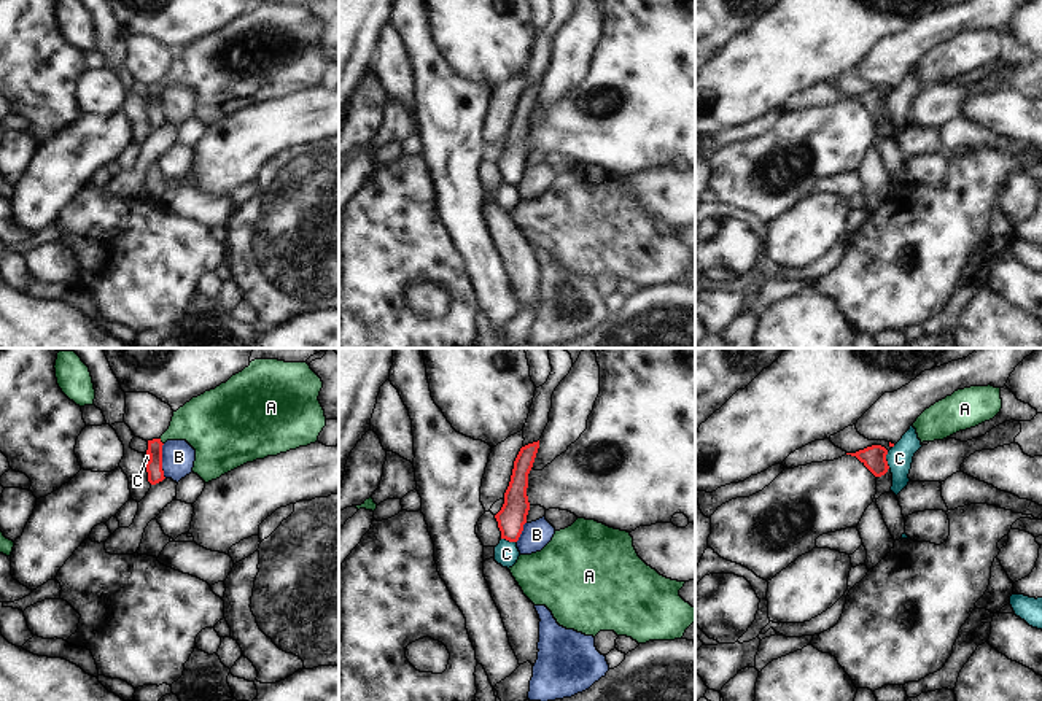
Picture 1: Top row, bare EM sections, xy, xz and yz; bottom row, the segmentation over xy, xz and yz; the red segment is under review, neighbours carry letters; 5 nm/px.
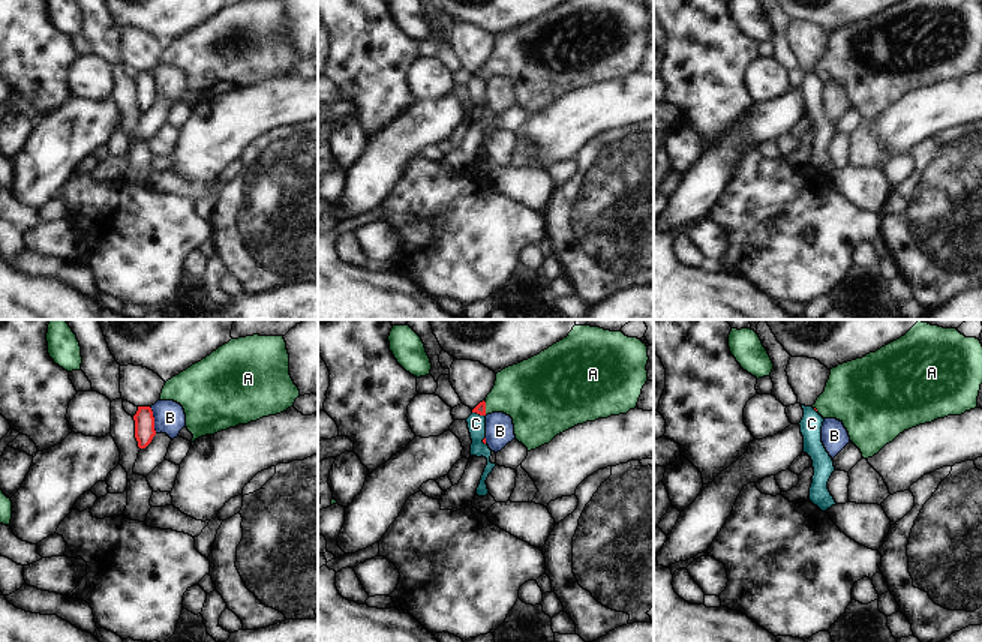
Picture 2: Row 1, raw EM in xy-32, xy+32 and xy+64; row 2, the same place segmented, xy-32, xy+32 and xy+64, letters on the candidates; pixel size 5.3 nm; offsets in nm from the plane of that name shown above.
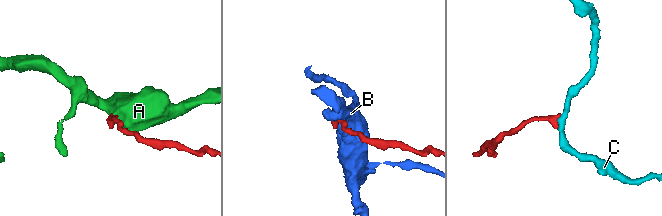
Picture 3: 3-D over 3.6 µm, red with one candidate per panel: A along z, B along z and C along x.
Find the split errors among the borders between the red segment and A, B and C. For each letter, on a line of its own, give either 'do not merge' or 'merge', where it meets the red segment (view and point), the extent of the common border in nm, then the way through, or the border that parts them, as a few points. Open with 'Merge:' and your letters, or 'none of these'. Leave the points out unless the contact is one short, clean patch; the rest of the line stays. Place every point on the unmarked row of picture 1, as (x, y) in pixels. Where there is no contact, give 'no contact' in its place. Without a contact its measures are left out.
Merge: A
A: merge; meets red in xy at (161, 86); contact 40 nm long; runs through xy (155, 115), (155, 92), (161, 86), (188, 67), (206, 65)
B: do not merge; meets red in xy at (161, 105); contact 180 nm long; border along xy (163, 88), (163, 118), (166, 121)
C: do not merge; meets red in yz at (885, 104); contact 90 nm long; border along yz (886, 96), (886, 108), (890, 112)

